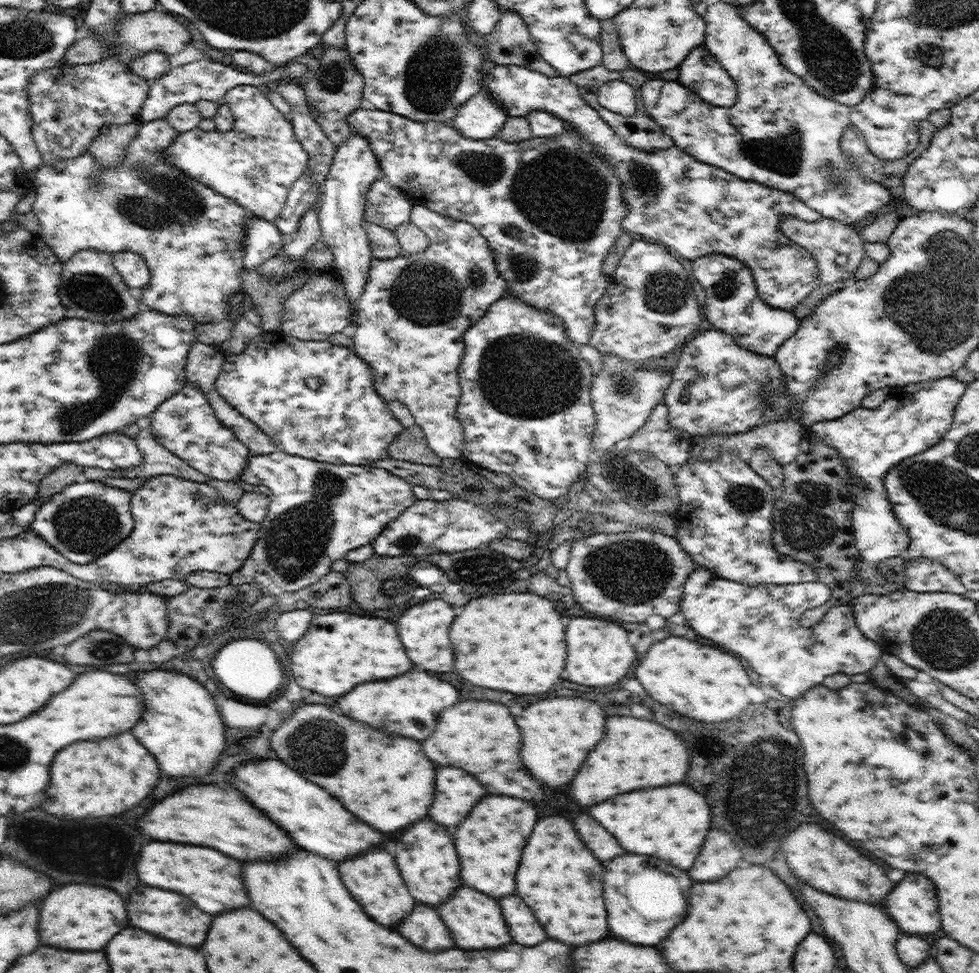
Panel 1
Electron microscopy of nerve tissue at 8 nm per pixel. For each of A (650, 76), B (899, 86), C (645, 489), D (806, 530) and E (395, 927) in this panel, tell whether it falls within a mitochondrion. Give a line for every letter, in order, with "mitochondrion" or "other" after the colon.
A: other
B: other
C: mitochondrion
D: mitochondrion
E: other

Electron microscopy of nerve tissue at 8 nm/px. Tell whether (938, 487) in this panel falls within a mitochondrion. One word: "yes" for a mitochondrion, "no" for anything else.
yes

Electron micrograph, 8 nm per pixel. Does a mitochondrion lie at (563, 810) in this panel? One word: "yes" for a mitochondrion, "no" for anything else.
no

